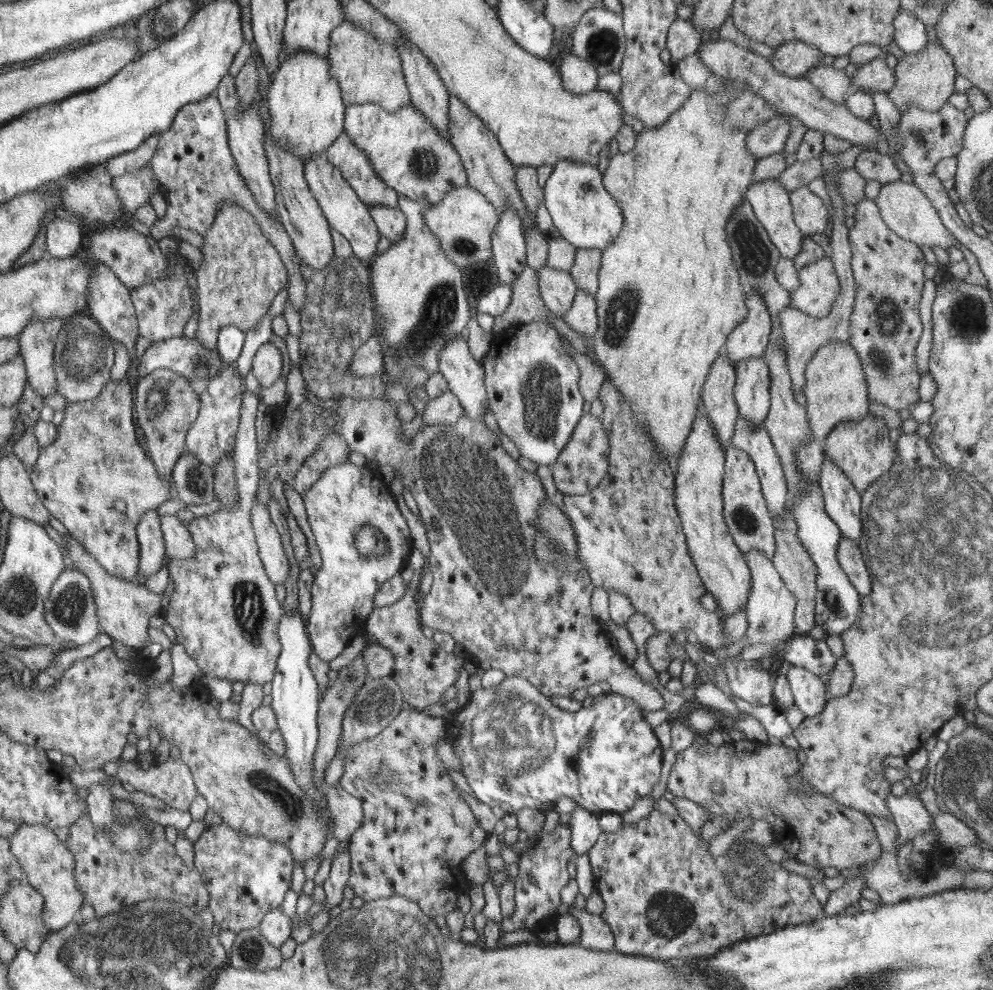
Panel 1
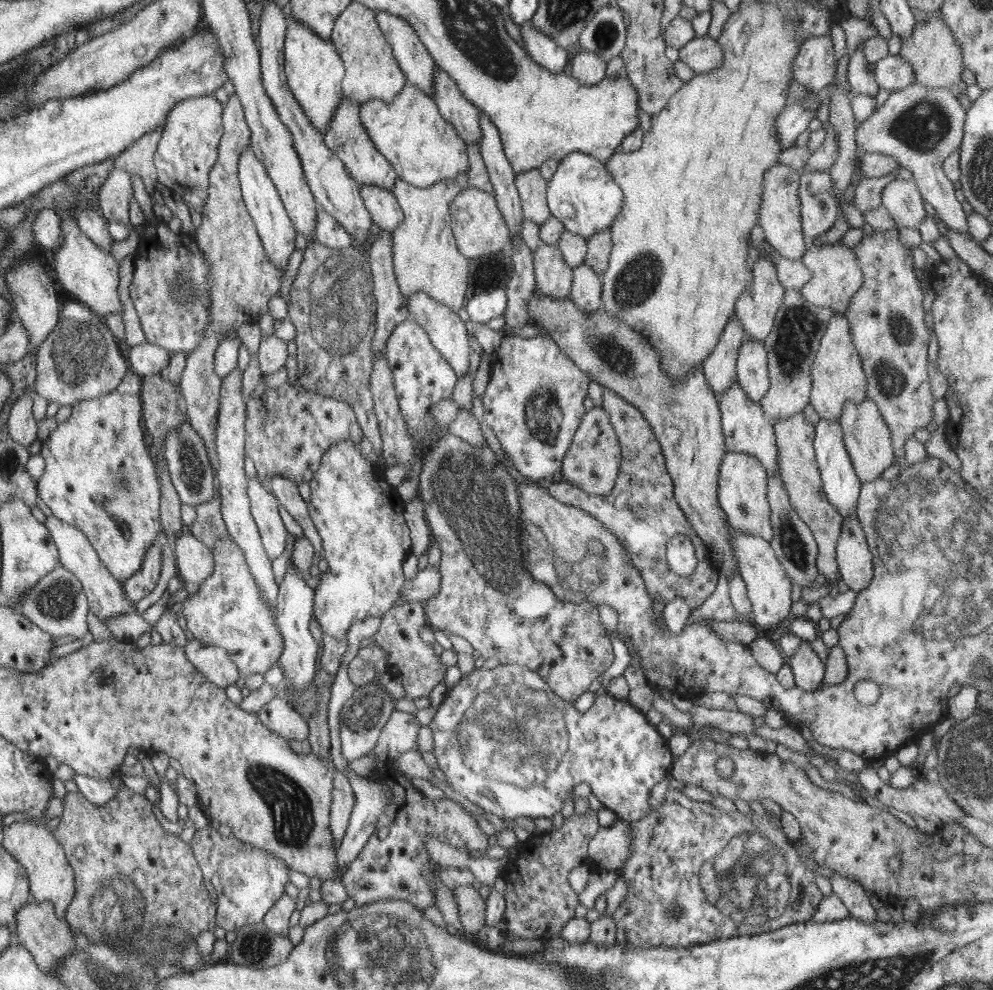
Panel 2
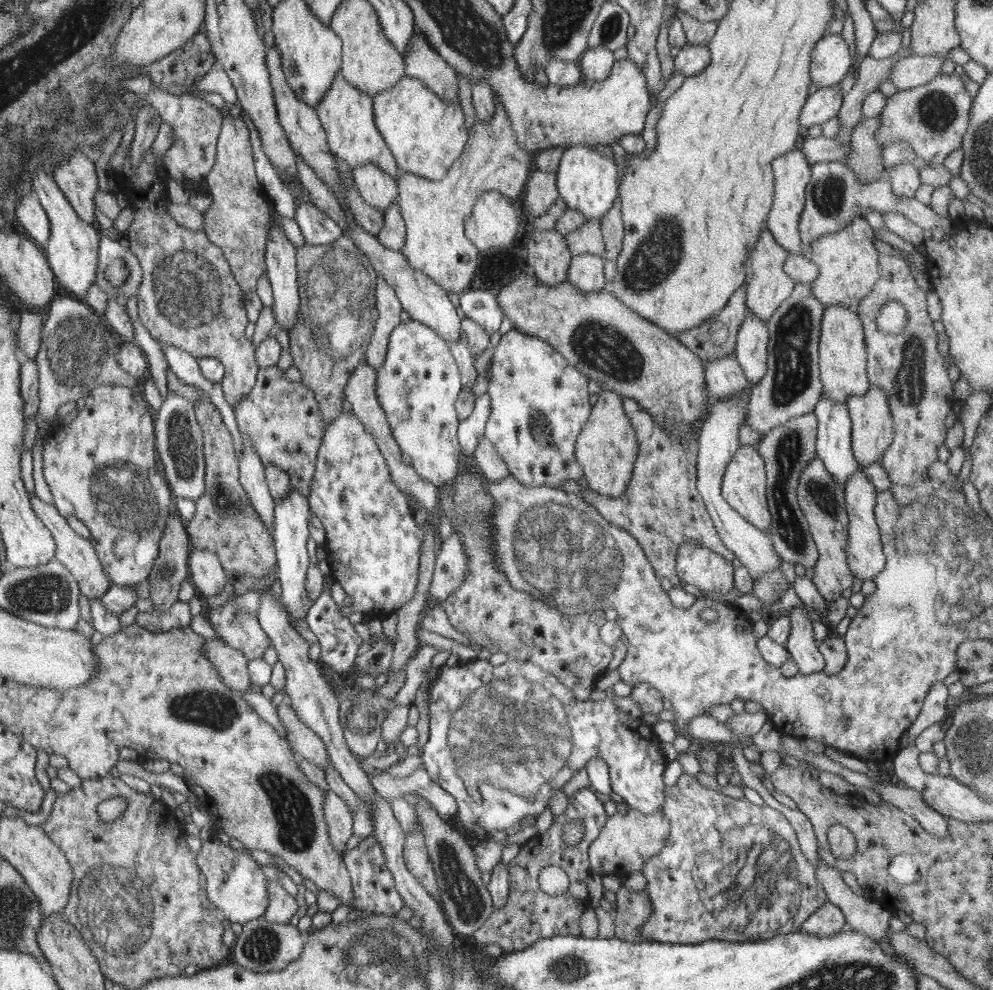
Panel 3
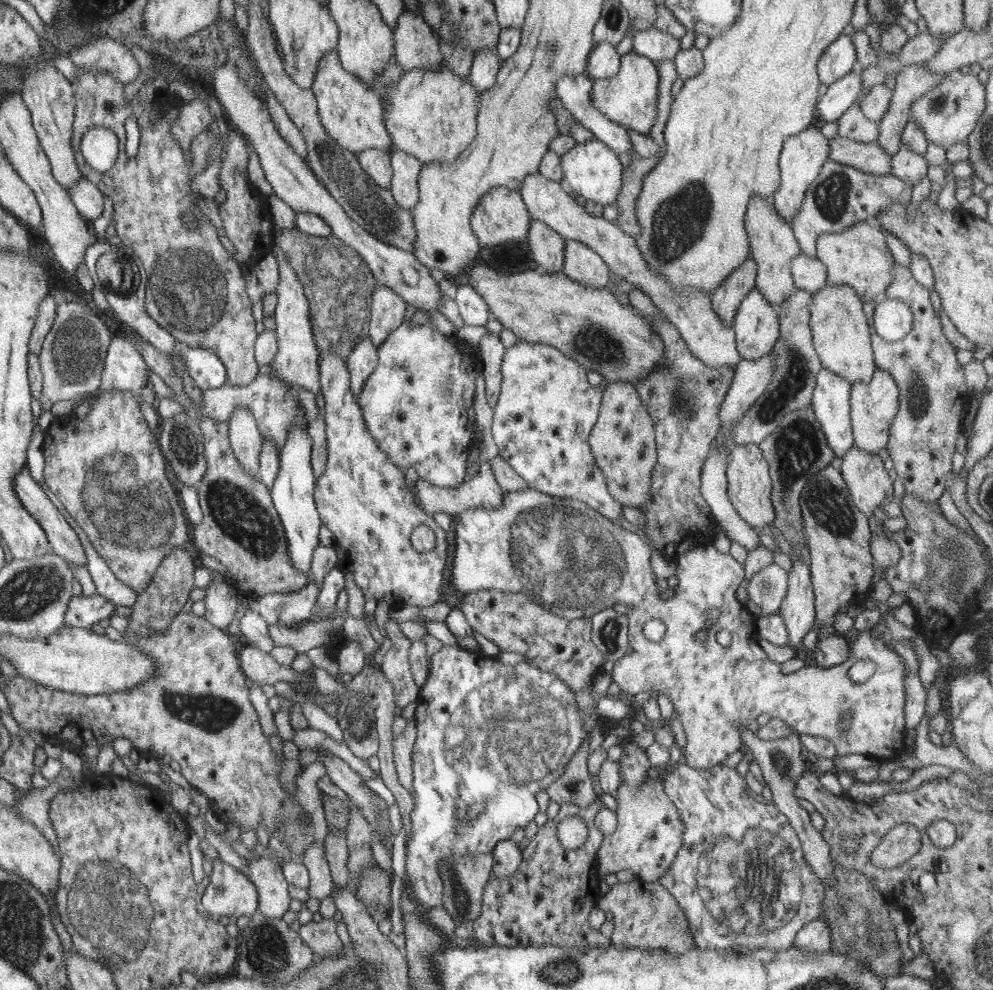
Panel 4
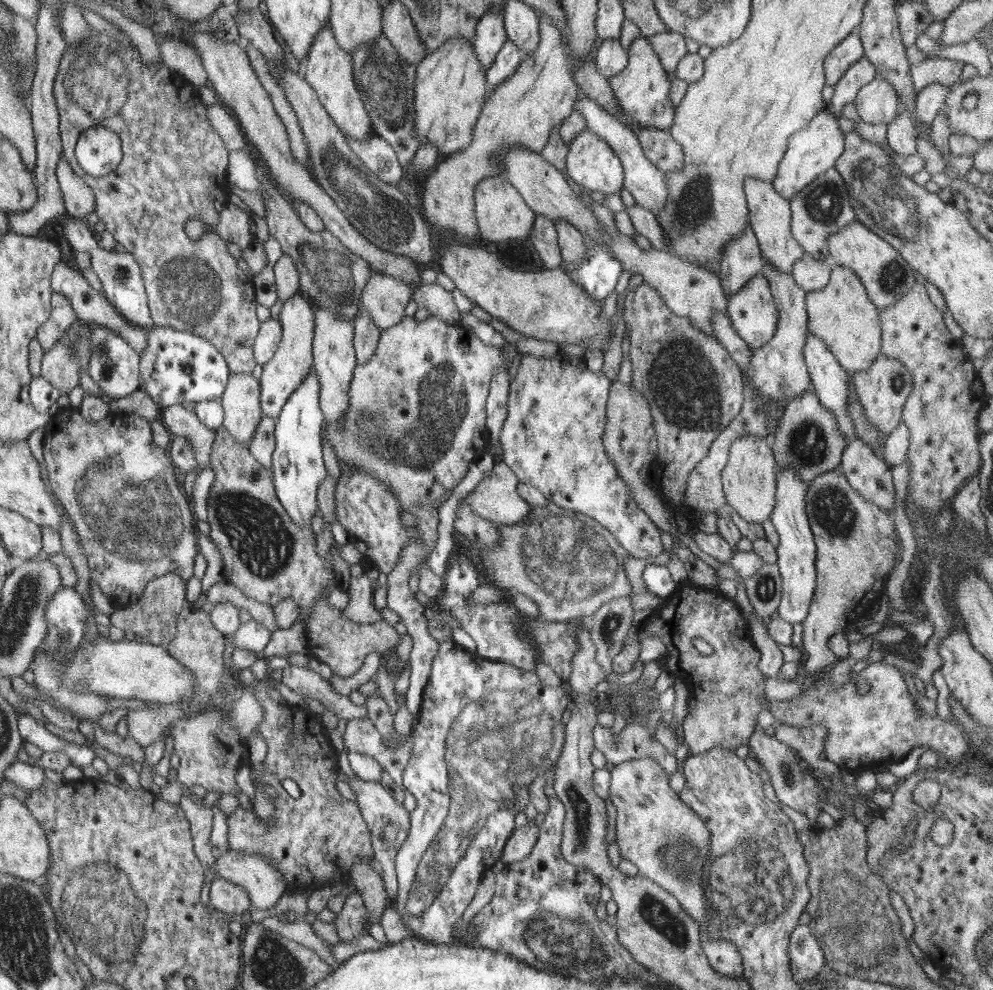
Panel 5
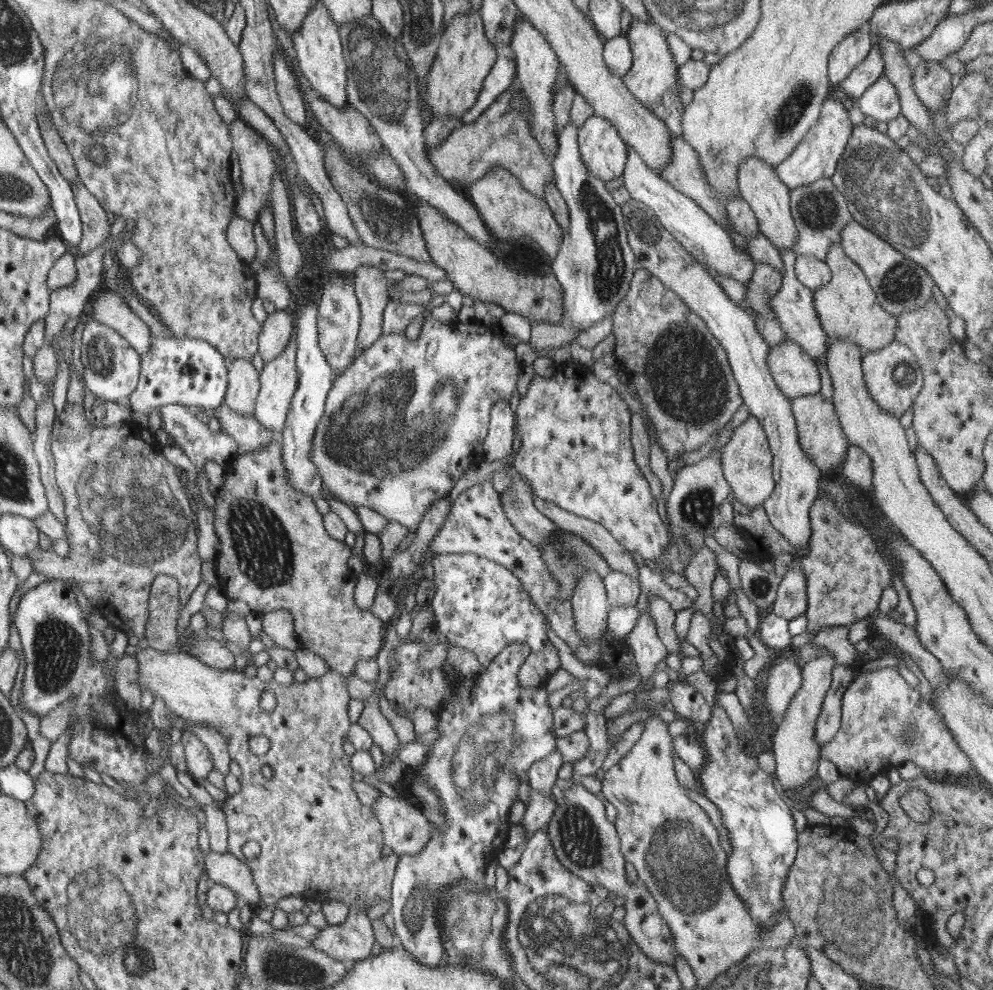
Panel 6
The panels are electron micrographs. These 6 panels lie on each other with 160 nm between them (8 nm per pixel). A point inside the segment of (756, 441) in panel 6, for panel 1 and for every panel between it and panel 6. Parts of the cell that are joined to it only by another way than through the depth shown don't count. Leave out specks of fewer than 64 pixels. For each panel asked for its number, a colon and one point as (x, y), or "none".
1: (745, 509)
2: (742, 485)
3: (744, 486)
4: (749, 485)
5: (749, 480)

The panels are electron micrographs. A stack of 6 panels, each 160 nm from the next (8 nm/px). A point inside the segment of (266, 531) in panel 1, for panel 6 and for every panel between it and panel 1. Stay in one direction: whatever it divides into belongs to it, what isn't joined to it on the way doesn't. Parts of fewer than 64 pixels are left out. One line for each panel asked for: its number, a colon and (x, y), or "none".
2: (263, 504)
3: (251, 469)
4: (246, 442)
5: (241, 403)
6: (244, 387)

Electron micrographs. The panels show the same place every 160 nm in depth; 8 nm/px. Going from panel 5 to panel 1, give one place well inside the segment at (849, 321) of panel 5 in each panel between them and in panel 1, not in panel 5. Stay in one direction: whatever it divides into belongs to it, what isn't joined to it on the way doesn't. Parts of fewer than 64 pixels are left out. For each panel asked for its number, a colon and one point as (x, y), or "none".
1: (835, 388)
2: (837, 373)
3: (842, 353)
4: (841, 334)

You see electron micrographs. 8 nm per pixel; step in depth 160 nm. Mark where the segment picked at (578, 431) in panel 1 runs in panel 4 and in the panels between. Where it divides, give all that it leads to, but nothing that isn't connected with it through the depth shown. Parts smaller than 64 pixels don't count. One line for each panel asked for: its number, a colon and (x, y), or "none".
2: (592, 463)
3: (606, 448)
4: (622, 440)

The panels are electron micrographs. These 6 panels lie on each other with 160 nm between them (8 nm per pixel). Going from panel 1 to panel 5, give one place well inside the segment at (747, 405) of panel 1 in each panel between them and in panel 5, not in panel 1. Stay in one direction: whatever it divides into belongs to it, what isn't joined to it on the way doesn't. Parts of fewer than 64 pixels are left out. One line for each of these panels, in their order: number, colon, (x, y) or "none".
2: (752, 367)
3: (751, 349)
4: (756, 327)
5: (754, 316)

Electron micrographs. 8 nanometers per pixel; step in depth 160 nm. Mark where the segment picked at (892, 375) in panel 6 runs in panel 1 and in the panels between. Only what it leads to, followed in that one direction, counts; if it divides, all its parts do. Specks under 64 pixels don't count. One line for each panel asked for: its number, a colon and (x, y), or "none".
1: (862, 448)
2: (867, 438)
3: (871, 421)
4: (874, 405)
5: (882, 390)

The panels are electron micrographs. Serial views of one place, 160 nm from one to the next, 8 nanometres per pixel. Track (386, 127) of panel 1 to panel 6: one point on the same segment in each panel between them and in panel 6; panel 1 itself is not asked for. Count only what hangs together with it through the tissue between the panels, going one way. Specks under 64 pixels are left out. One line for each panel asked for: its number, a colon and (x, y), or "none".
2: (425, 148)
3: (427, 135)
4: (432, 115)
5: (451, 88)
6: (465, 57)

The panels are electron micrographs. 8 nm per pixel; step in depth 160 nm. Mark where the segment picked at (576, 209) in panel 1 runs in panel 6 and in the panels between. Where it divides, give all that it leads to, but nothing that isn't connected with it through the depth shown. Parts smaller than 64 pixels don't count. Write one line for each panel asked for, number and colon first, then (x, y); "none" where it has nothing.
2: (582, 194)
3: (588, 182)
4: (590, 169)
5: (591, 163)
6: (603, 151)

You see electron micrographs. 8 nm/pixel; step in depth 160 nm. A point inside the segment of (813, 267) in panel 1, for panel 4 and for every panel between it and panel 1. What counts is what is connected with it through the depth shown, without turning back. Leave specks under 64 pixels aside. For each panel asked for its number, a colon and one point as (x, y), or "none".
2: (836, 276)
3: (848, 264)
4: (858, 256)

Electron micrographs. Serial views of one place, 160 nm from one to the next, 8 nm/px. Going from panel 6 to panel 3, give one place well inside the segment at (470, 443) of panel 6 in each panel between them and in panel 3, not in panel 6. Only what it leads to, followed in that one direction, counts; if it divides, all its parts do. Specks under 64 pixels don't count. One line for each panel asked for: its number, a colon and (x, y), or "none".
3: (417, 386)
4: (415, 401)
5: (416, 416)

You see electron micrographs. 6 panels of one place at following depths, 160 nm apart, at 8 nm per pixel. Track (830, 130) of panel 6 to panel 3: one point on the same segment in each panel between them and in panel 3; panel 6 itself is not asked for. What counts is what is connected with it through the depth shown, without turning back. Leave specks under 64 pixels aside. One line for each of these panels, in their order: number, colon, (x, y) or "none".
3: (792, 171)
4: (803, 155)
5: (814, 150)

